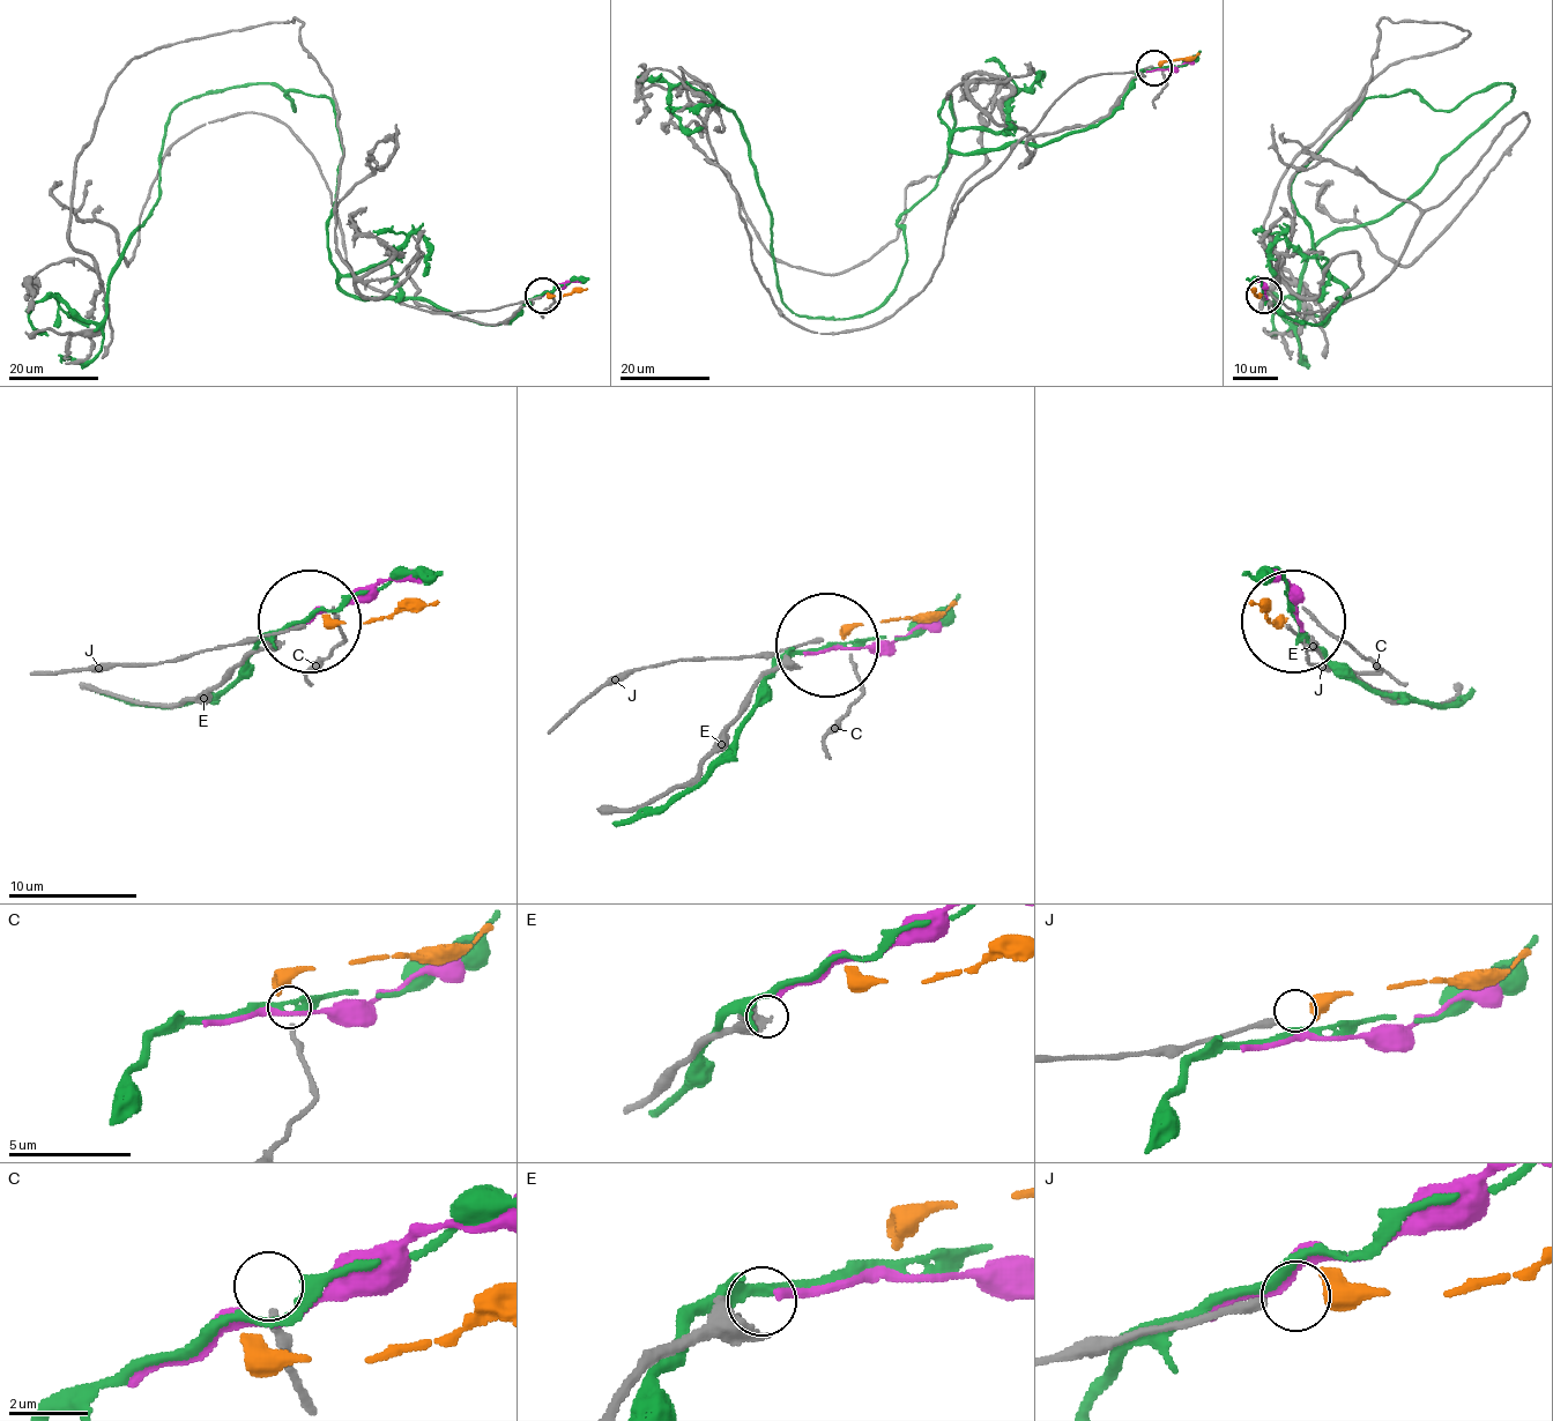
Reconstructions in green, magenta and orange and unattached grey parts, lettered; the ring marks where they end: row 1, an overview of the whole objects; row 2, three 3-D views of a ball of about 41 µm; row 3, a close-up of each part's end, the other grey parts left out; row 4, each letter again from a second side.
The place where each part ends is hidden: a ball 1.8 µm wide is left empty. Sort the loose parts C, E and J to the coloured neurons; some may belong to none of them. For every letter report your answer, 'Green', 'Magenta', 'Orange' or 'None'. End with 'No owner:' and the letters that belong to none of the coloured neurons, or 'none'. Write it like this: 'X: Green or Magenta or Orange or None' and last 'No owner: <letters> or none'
C: None
E: Magenta
J: Orange
No owner: C

